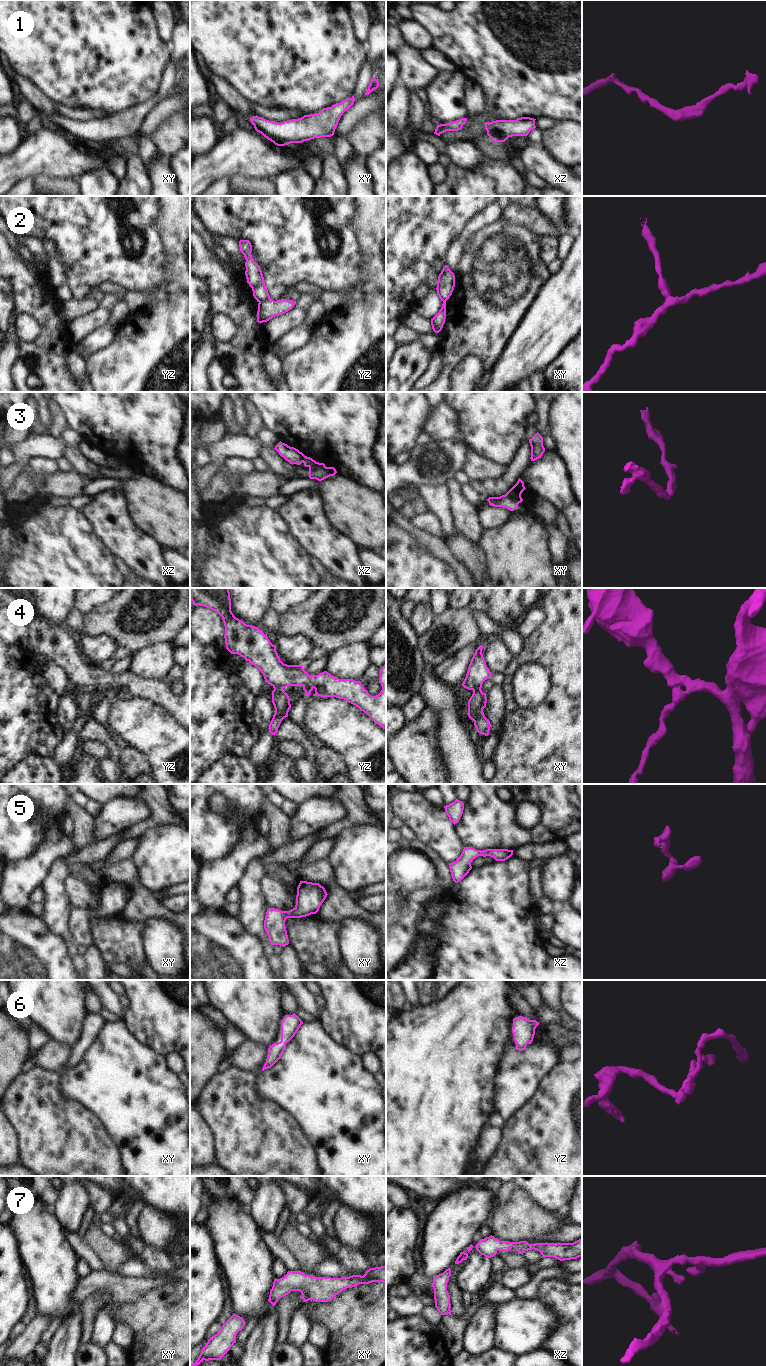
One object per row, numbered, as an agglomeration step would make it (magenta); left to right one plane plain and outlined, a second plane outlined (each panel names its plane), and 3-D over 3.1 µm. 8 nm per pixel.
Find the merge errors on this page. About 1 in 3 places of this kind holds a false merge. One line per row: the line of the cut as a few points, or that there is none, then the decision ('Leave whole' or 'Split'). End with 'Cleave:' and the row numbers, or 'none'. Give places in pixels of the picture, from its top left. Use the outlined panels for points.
1: No split. Leave whole
2: Split along yz (269, 297), (259, 302). Split
3: Split along xy (506, 493), (517, 504). Split
4: No split. Leave whole
5: No split. Leave whole
6: No split. Leave whole
7: No split. Leave whole
Cleave: 2, 3

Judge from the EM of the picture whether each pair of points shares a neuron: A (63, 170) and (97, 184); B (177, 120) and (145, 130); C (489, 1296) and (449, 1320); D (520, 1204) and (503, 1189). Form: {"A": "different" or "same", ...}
{"A": "different", "B": "different", "C": "same", "D": "different"}

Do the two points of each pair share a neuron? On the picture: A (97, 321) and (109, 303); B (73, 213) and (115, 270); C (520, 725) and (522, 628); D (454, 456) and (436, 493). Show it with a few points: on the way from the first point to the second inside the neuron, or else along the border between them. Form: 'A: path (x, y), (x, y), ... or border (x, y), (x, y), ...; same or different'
A: path (99, 317), (105, 307); same
B: path (79, 227), (104, 252), (104, 257); same
C: border (541, 623), (524, 640); different
D: border (445, 483), (436, 486); different

